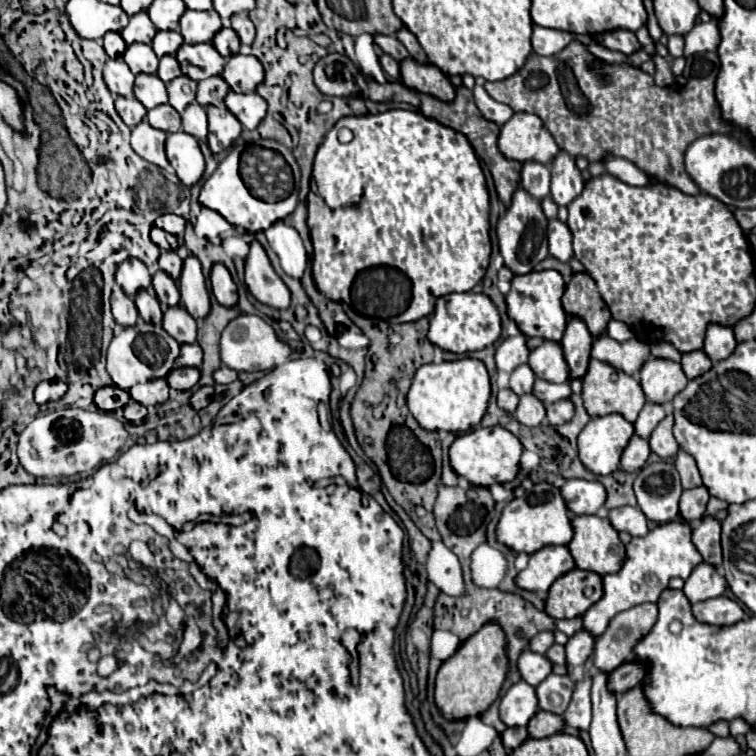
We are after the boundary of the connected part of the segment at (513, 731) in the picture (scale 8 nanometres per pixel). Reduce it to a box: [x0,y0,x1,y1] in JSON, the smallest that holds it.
[501,728,529,752]

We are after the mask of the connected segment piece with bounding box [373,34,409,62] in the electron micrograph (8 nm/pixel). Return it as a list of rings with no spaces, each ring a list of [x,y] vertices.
[[[375,34],[375,36],[373,36],[373,40],[375,40],[375,44],[379,44],[379,46],[381,46],[381,50],[383,50],[385,54],[393,56],[397,62],[401,62],[401,60],[405,60],[405,58],[409,56],[409,52],[405,50],[405,46],[403,46],[395,36]]]

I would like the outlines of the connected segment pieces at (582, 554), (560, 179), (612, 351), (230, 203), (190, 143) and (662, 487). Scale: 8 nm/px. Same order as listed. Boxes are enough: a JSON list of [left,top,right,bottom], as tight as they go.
[[569,516,625,576],[551,150,585,206],[591,334,649,374],[199,142,298,232],[165,130,205,186],[635,460,681,522]]

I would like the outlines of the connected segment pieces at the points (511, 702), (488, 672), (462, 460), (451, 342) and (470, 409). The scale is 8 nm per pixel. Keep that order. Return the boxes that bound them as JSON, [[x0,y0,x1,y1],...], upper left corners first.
[[499,680,539,726],[435,620,509,718],[449,426,523,486],[429,292,501,354],[407,358,491,432]]

